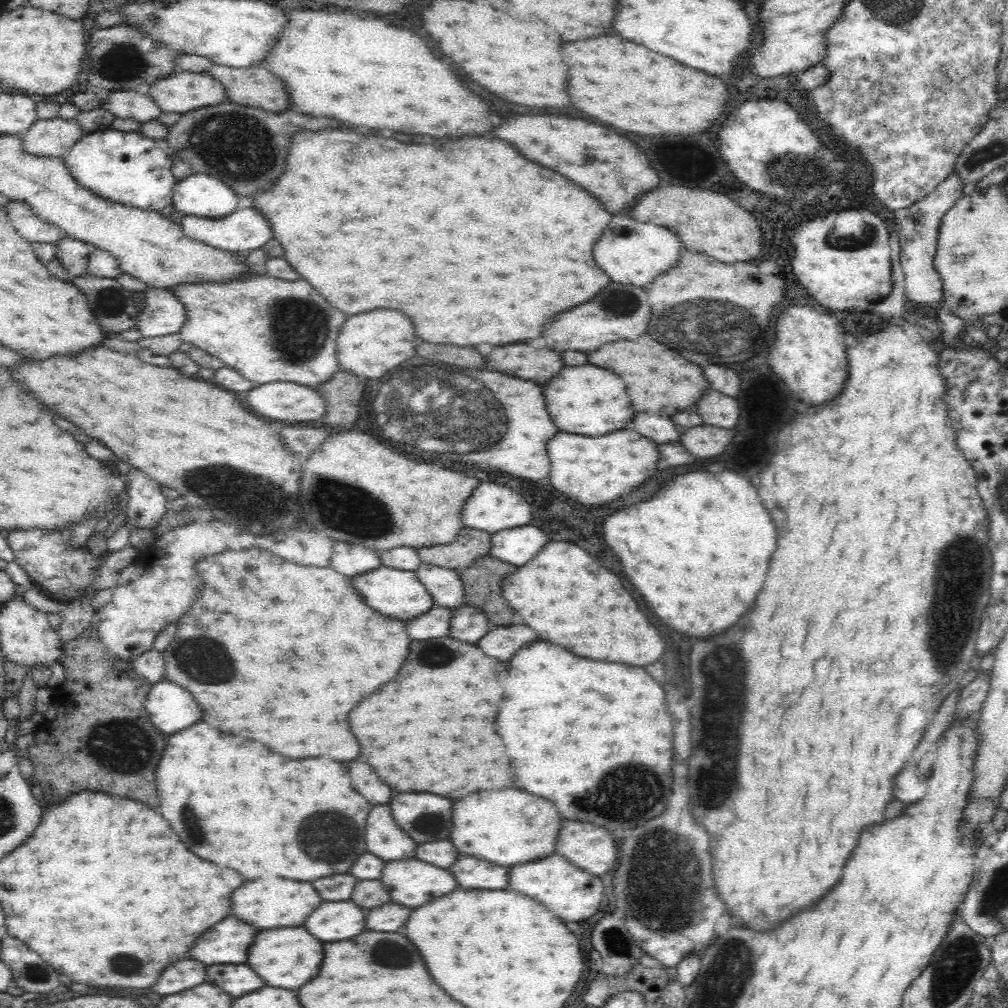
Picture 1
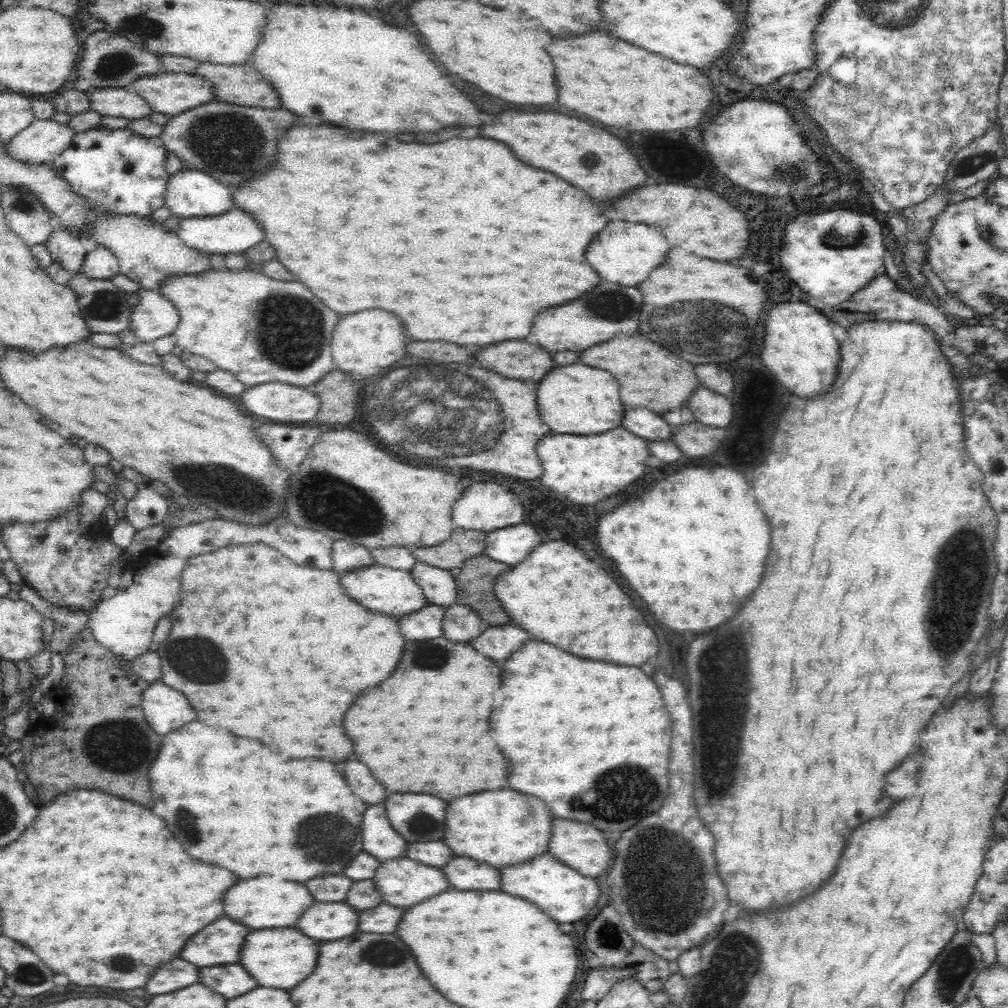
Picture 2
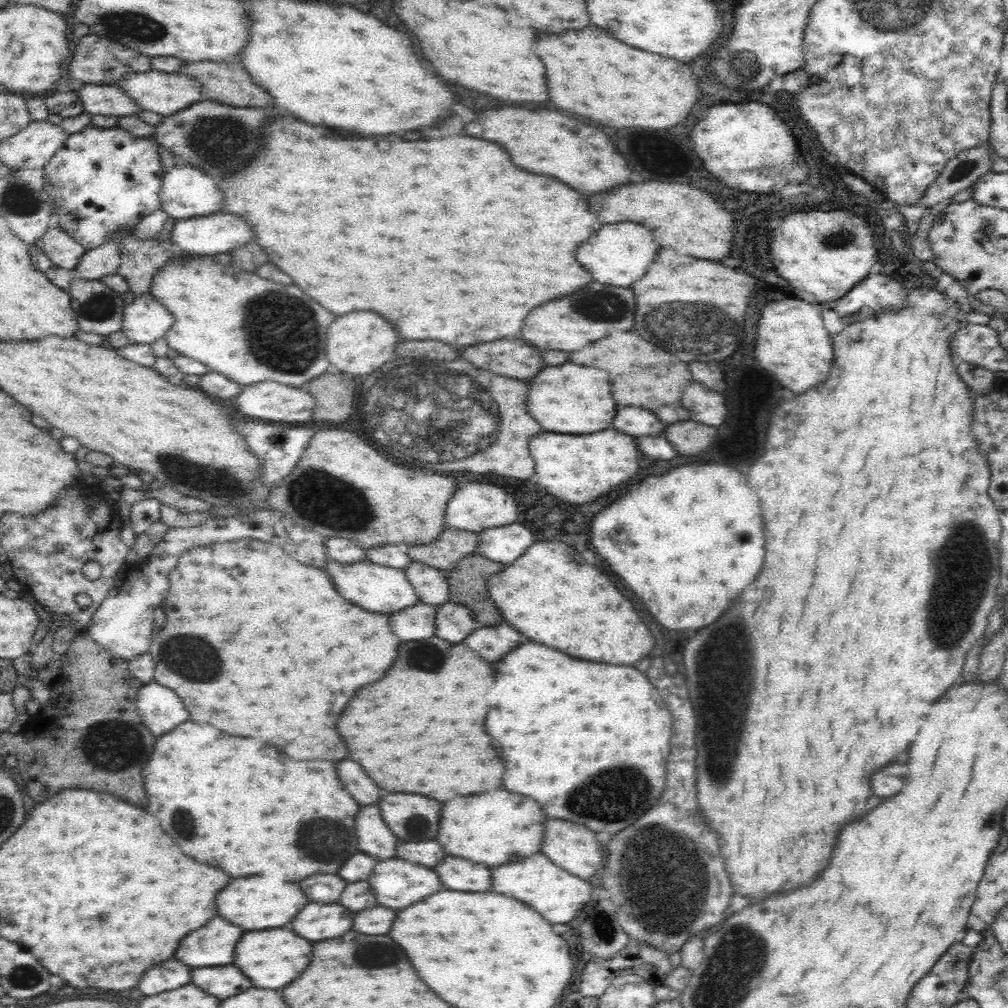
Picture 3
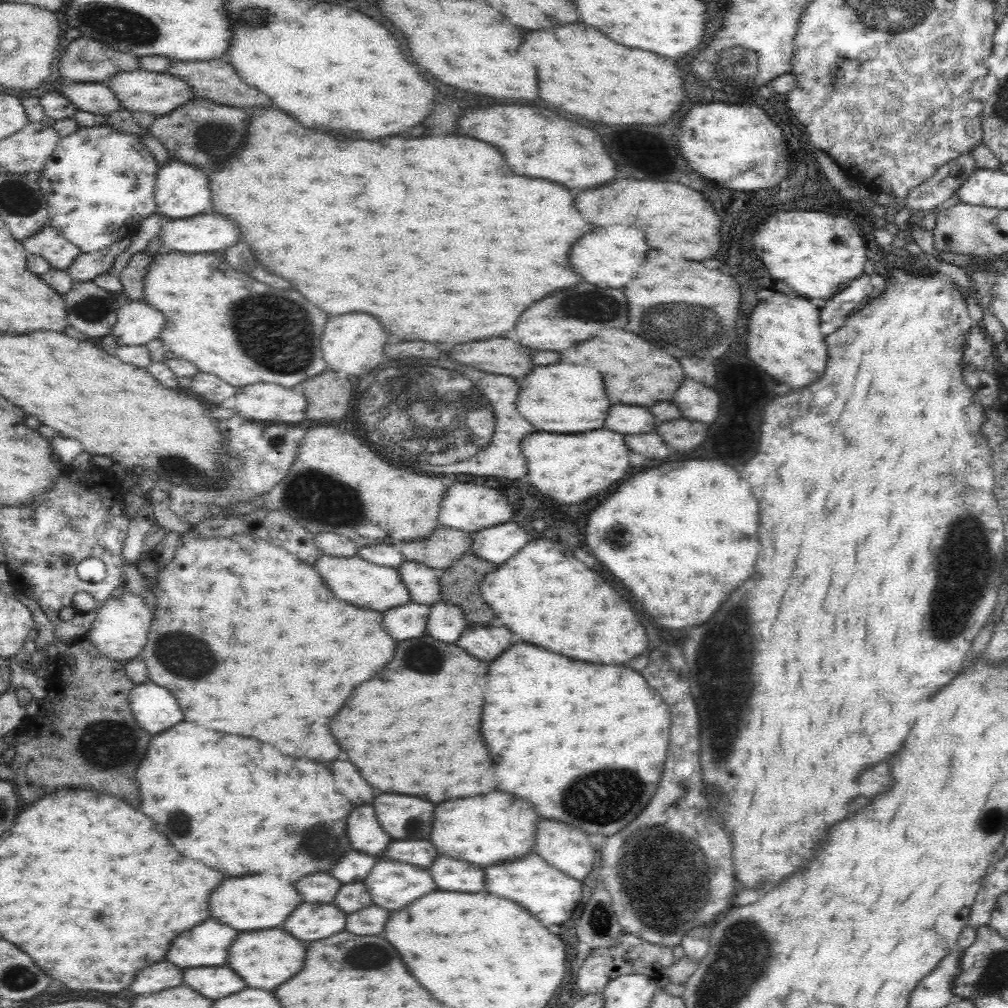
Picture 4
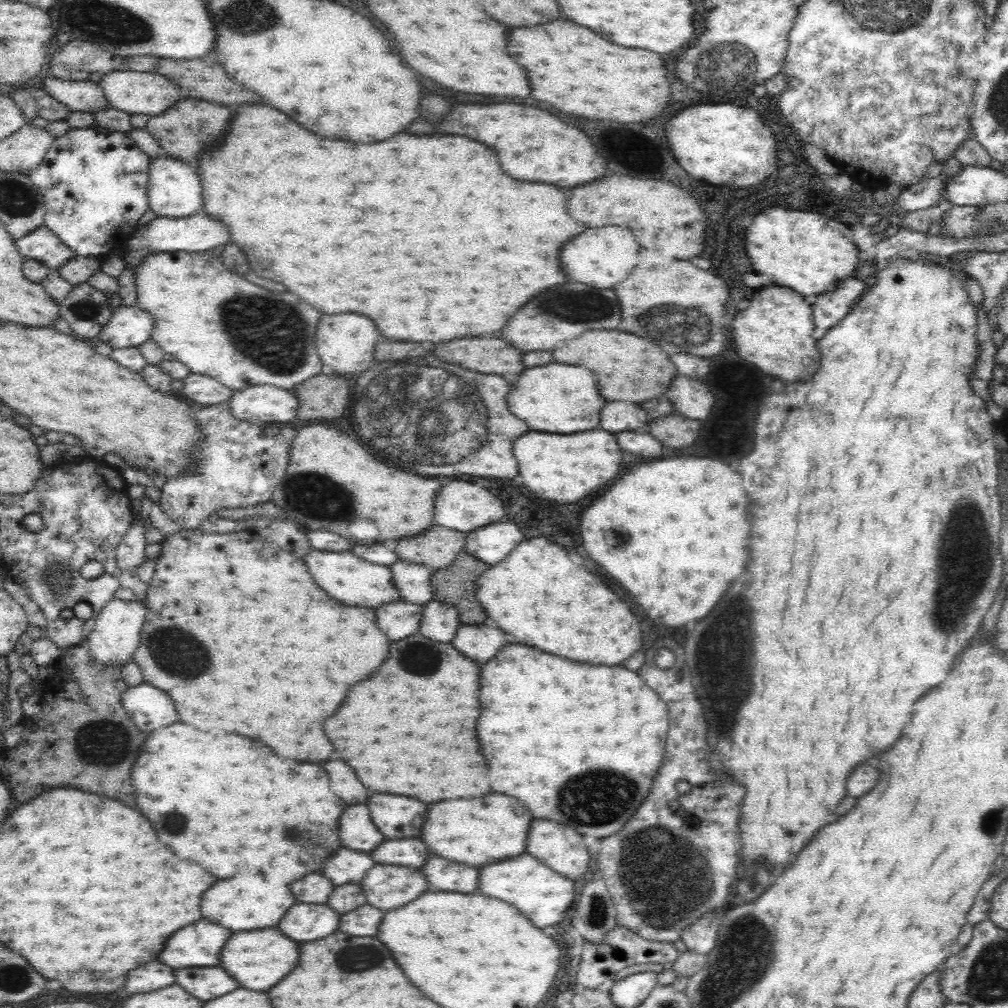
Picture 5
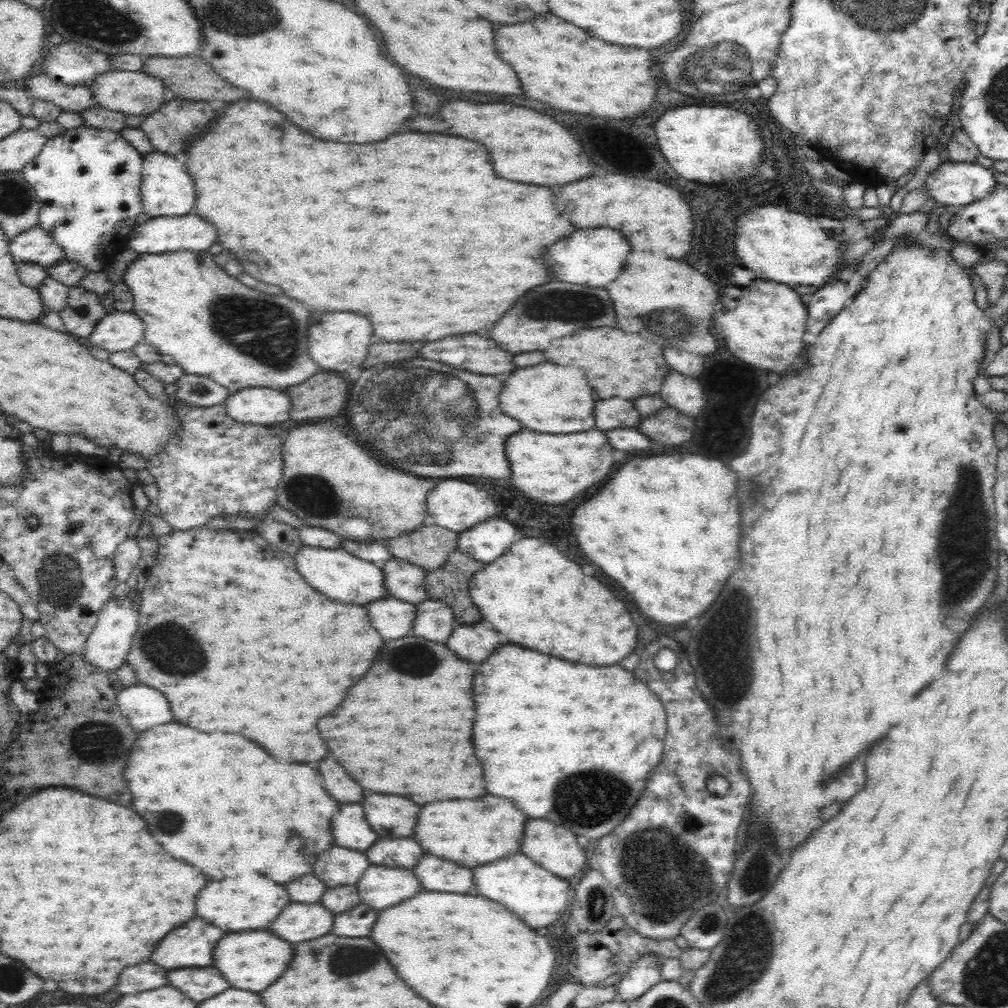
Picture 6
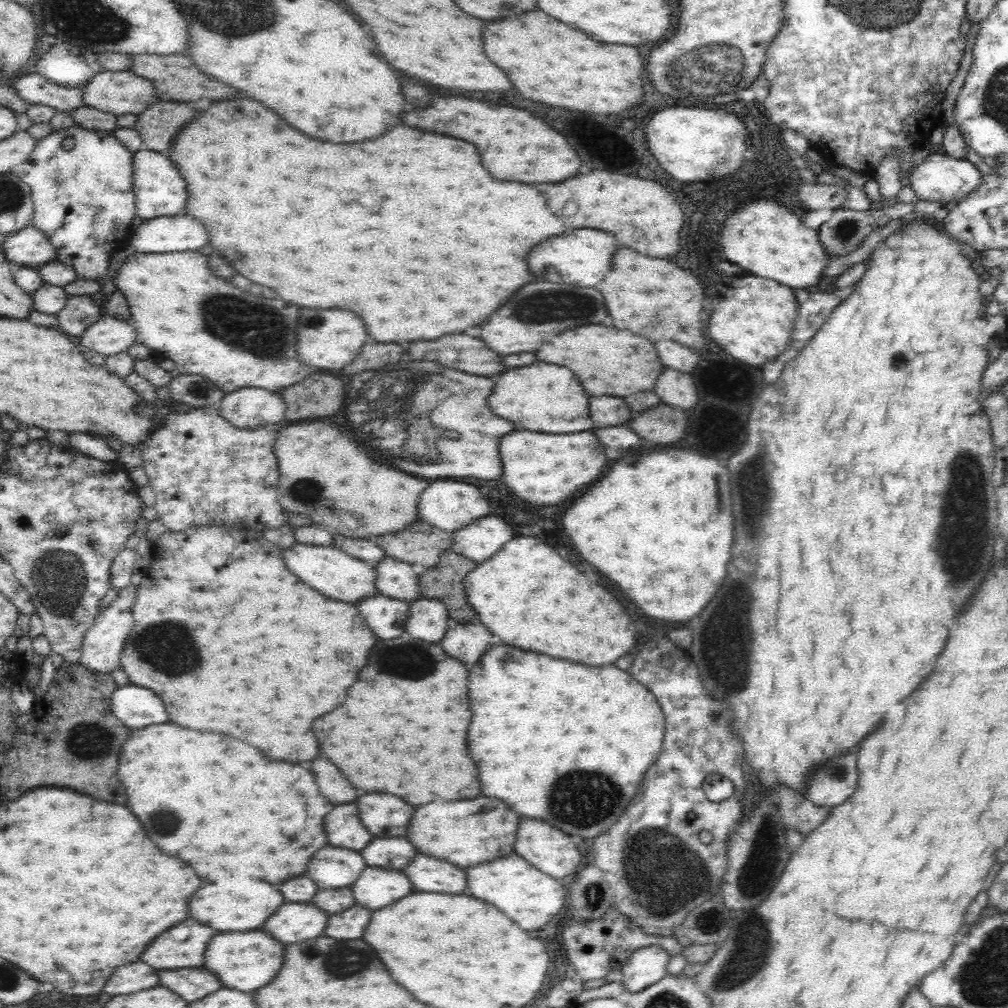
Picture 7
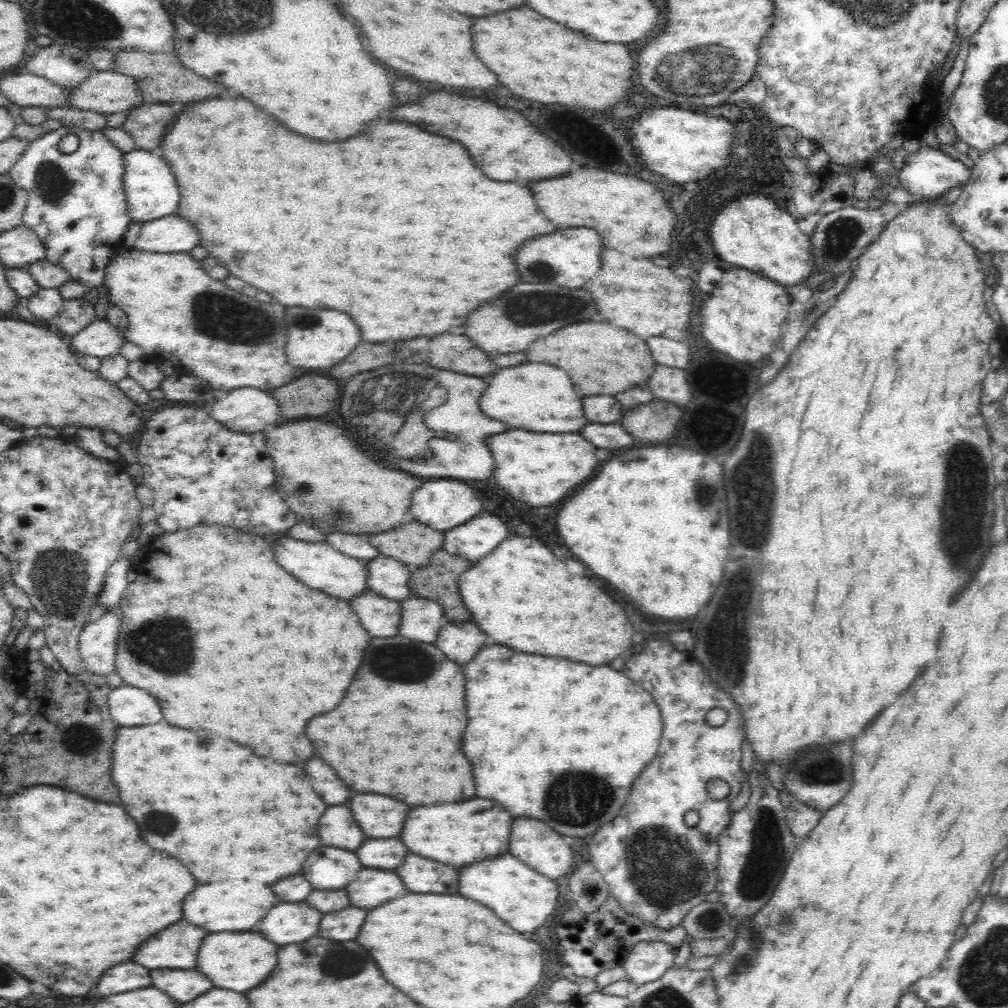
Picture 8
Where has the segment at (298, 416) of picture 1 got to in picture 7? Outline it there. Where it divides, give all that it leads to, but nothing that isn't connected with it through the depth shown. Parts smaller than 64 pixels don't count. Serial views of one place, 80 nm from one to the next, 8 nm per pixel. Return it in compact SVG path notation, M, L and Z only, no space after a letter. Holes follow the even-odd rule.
M242 388L224 395L217 405L222 418L240 430L252 430L284 419L280 394L260 388Z

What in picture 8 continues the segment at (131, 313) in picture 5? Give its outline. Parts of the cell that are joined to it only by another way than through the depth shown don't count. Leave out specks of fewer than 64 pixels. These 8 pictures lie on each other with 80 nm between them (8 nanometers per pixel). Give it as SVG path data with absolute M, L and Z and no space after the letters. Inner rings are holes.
M96 320L66 340L77 356L90 355L100 359L116 353L118 346L126 341L124 332L110 326L106 320Z

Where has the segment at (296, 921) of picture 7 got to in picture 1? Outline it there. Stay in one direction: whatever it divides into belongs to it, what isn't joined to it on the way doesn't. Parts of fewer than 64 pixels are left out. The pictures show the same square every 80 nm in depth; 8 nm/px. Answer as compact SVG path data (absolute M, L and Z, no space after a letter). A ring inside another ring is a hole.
M322 902L314 910L304 928L322 942L338 942L354 938L364 930L364 912L352 902Z

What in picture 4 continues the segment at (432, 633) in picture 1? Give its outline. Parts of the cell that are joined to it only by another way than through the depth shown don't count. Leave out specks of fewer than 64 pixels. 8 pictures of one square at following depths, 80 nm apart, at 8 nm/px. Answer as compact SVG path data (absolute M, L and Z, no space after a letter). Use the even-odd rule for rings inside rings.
M406 603L382 612L382 624L390 637L398 640L418 638L426 632L426 616L430 607L418 603Z

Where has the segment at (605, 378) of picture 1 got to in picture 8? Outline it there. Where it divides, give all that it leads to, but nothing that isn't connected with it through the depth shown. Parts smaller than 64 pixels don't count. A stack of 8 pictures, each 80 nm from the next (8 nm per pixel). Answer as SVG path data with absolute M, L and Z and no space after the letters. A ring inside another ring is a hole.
M530 362L496 370L488 380L488 388L478 398L478 404L484 416L500 420L508 428L558 434L576 432L586 424L586 418L582 414L582 400L580 396L576 396L570 378L556 366L548 364Z

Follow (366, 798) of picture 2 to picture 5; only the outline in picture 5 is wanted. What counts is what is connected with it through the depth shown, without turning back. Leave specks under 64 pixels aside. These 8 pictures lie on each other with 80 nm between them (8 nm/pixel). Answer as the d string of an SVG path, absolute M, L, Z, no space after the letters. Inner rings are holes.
M330 760L324 764L324 770L328 774L330 790L334 790L346 804L362 804L368 798L366 788L350 770L348 764L340 760Z

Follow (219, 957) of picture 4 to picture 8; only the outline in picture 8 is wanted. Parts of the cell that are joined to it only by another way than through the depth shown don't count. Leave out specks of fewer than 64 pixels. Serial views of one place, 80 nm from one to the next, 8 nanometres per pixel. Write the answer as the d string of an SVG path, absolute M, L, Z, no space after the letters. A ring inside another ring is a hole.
M180 920L138 946L132 960L144 968L188 970L196 966L196 952L206 930Z

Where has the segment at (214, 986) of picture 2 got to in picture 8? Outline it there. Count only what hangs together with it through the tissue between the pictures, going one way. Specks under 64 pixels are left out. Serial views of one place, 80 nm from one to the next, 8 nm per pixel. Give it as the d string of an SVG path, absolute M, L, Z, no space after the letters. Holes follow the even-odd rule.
M150 970L152 986L166 992L180 1004L194 1000L198 994L210 990L210 980L198 970Z

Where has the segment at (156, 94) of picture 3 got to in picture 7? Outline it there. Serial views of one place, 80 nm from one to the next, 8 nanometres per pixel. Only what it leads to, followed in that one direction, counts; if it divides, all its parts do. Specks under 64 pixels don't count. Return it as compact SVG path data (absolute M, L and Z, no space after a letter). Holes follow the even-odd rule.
M103 70L92 76L80 88L80 91L82 91L82 106L96 108L101 112L112 115L138 115L143 112L142 110L146 110L146 106L150 103L158 101L154 94L154 85L130 71L114 72Z

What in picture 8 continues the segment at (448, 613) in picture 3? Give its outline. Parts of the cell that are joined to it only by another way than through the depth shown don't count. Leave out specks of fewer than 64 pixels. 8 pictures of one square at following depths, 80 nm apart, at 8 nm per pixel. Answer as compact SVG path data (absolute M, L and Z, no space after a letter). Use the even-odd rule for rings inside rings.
M408 596L400 601L398 634L418 642L434 643L442 618L442 605L430 598Z

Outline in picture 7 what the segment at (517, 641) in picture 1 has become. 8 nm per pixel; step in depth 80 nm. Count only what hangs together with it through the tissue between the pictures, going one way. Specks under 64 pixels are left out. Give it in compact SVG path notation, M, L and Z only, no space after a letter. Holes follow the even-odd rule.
M470 622L446 629L444 638L439 643L450 657L464 664L476 664L482 652L488 650L490 638L492 634L482 624Z

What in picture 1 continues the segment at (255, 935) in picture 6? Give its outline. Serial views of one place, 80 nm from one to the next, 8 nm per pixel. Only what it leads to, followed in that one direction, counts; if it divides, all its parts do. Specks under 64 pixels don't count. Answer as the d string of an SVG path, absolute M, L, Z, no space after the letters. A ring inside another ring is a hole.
M276 928L262 930L254 936L254 942L248 950L248 966L264 980L266 986L296 990L310 982L314 974L318 974L322 962L322 942L316 940L304 928Z

